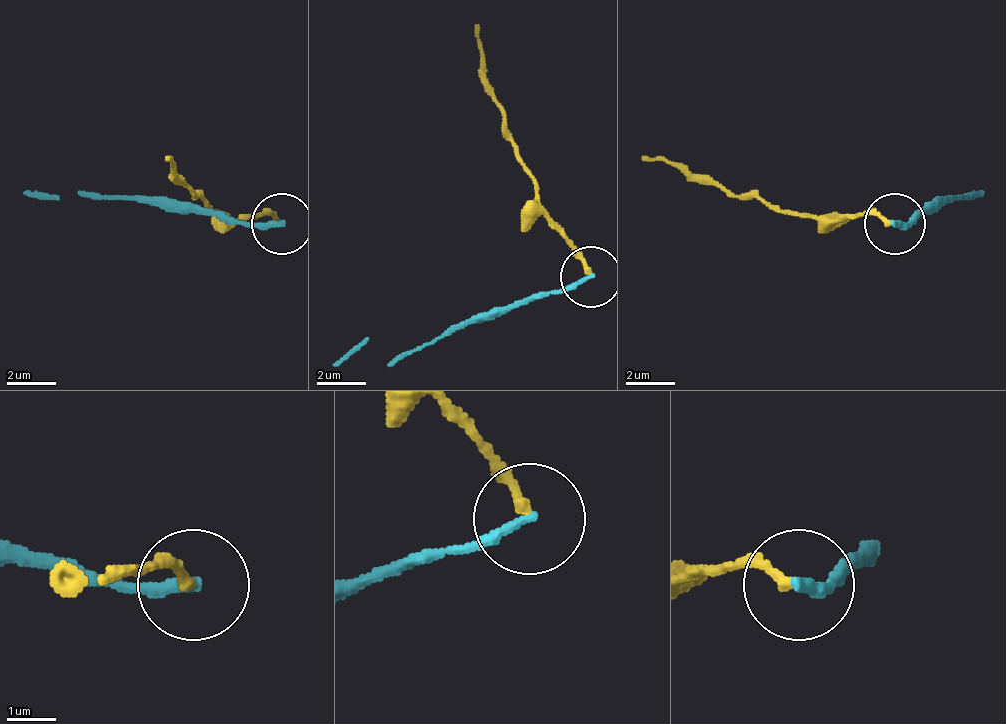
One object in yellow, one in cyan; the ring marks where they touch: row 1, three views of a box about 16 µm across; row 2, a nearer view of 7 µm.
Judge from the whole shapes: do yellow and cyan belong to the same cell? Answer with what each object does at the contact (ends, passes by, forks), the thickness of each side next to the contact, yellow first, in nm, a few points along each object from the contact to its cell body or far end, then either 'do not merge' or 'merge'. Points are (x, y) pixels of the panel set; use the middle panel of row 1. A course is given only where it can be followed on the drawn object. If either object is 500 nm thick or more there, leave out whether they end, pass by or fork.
yellow ends; cyan ends; calibres 190 and 220 nm; course yellow (589, 272), (577, 248), (541, 205), (474, 23); course cyan (589, 278), (474, 315), (388, 363), (364, 339), (334, 363); do not merge

